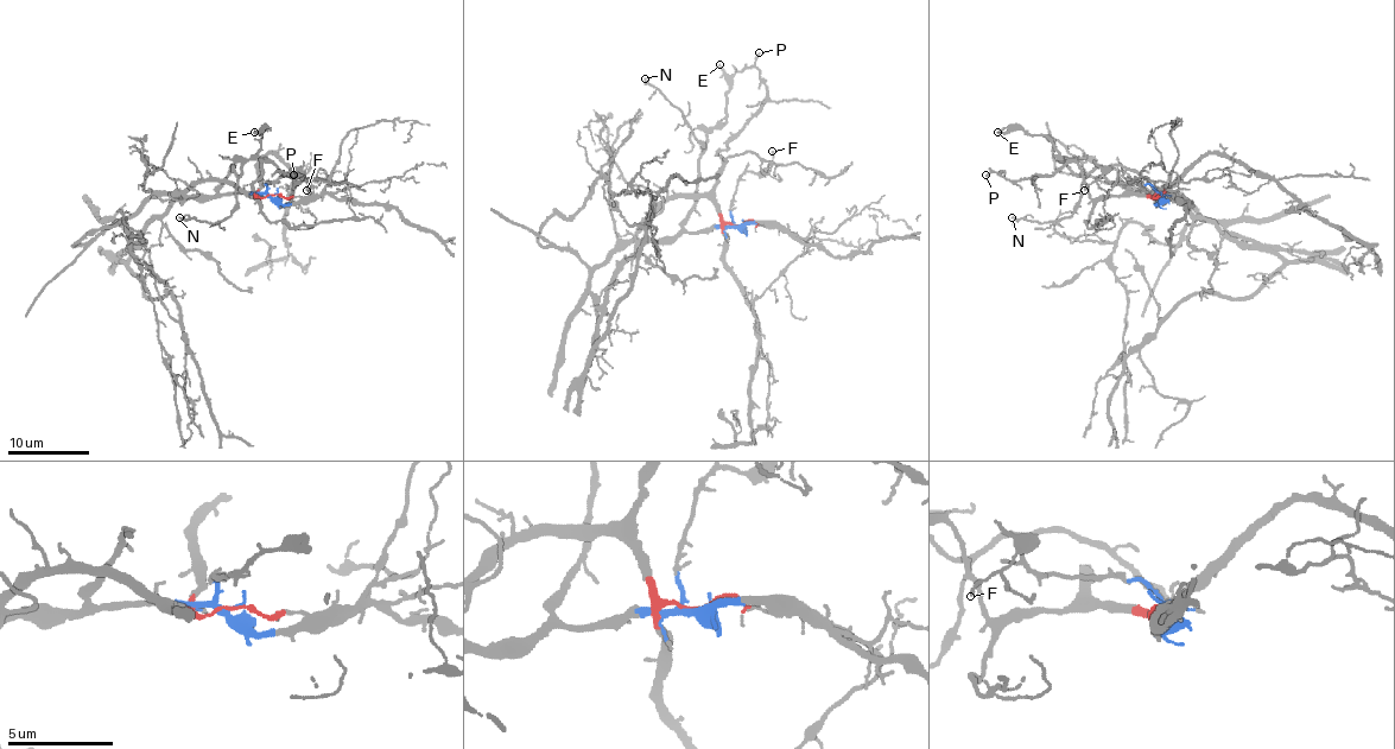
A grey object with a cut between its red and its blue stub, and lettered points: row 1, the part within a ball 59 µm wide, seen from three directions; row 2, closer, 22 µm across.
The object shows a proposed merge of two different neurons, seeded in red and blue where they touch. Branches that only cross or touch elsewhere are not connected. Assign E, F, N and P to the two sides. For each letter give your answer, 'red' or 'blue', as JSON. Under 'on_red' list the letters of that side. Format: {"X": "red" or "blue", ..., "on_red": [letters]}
{"E": "blue", "F": "blue", "N": "blue", "P": "red", "on_red": ["P"]}

